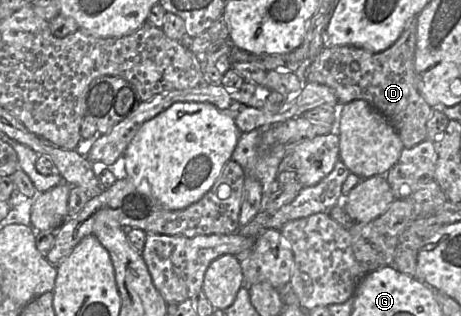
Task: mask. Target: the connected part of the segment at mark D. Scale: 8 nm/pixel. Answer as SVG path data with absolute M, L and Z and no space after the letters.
M417 16L406 25L397 41L388 49L374 53L352 46L324 47L308 66L305 78L330 87L338 104L365 100L384 115L398 132L403 146L411 148L427 139L427 121L433 108L418 91L414 68Z

